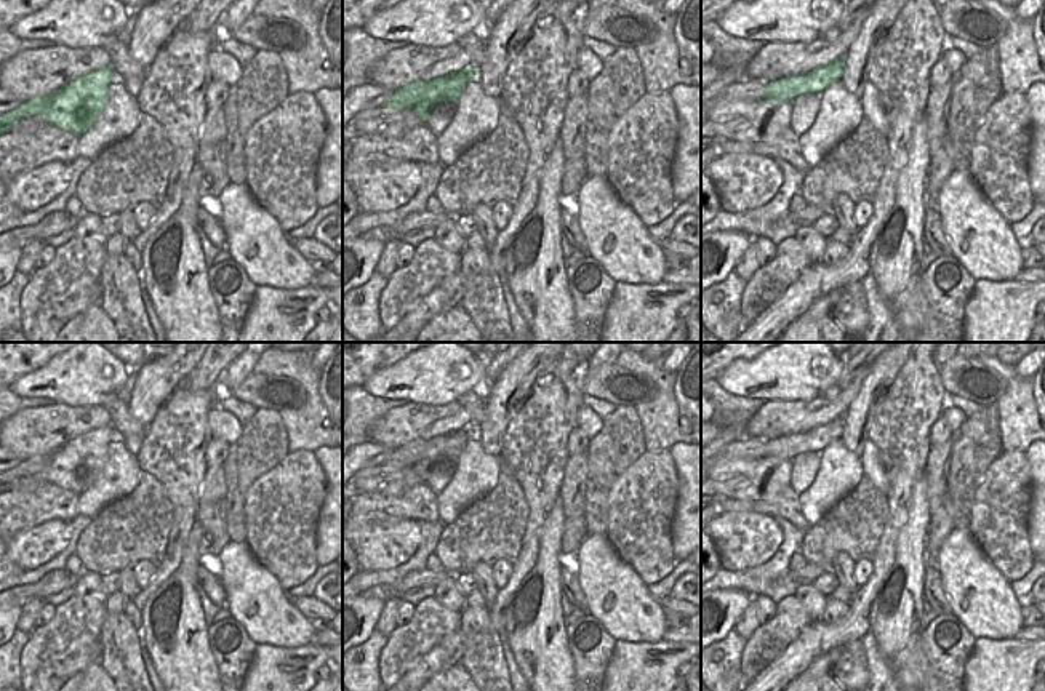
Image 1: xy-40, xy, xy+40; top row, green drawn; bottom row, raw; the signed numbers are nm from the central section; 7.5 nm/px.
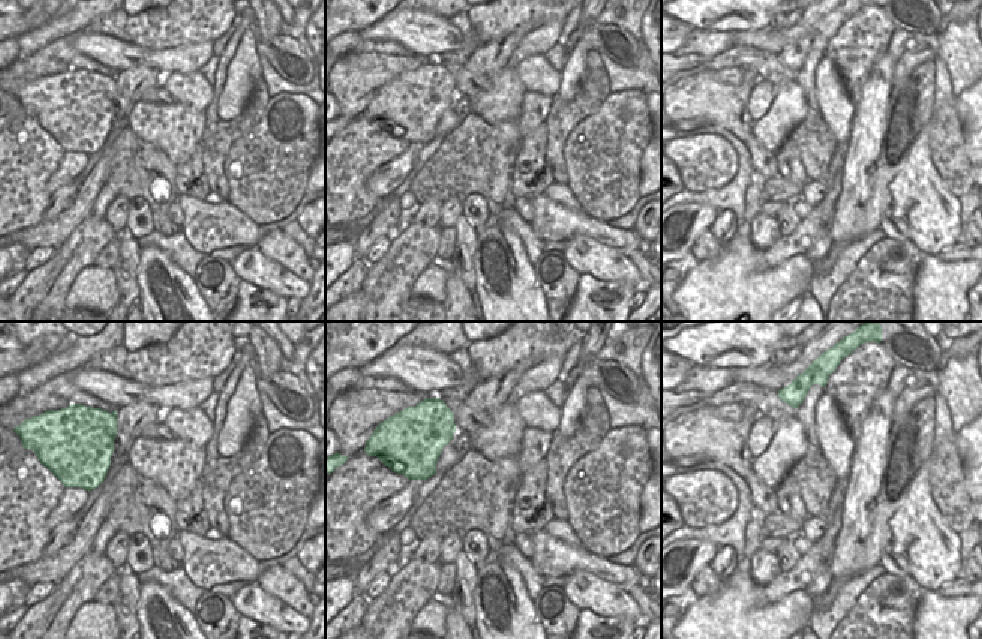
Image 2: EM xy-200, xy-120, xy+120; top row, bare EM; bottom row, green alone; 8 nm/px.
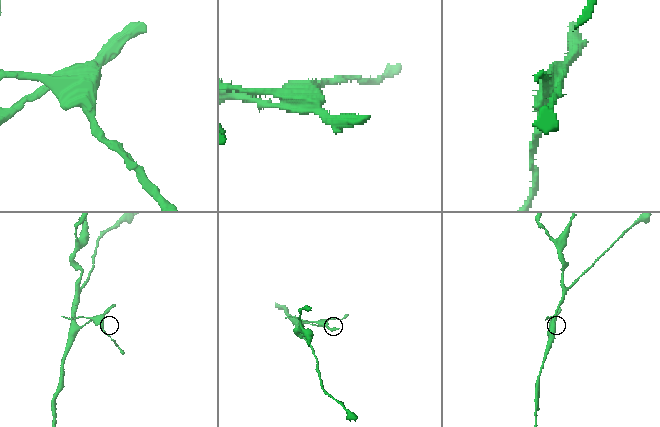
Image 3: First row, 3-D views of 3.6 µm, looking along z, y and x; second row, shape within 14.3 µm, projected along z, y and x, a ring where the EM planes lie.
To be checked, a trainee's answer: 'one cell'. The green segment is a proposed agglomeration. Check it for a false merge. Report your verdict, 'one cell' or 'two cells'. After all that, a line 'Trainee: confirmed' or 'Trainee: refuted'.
two cells
Trainee: refuted

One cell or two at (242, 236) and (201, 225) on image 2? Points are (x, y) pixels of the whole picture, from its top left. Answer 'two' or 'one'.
one

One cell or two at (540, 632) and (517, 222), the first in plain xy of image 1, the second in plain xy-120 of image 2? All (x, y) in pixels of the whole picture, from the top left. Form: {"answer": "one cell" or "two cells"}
{"answer": "two cells"}

